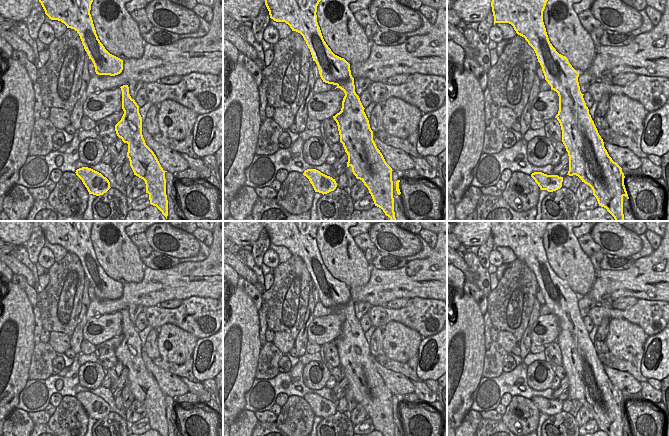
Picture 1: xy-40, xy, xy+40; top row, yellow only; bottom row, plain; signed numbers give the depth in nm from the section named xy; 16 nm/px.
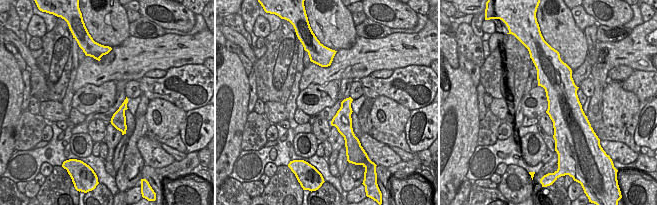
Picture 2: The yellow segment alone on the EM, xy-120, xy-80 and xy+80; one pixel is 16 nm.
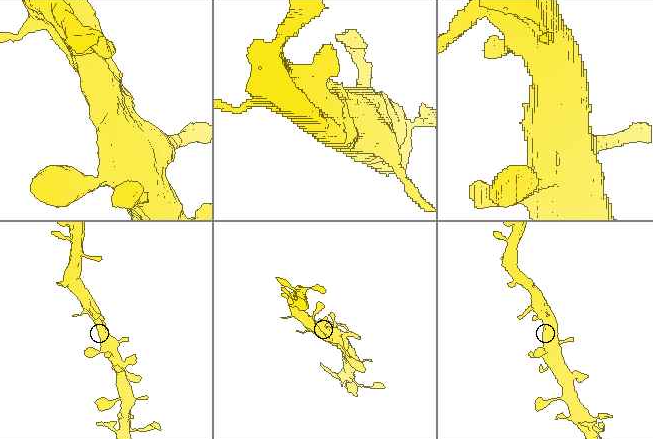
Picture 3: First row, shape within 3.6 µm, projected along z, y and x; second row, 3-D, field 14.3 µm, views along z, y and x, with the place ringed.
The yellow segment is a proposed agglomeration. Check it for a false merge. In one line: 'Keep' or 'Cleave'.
Keep.

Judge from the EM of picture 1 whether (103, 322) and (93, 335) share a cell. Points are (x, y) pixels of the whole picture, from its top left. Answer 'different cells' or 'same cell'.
same cell

